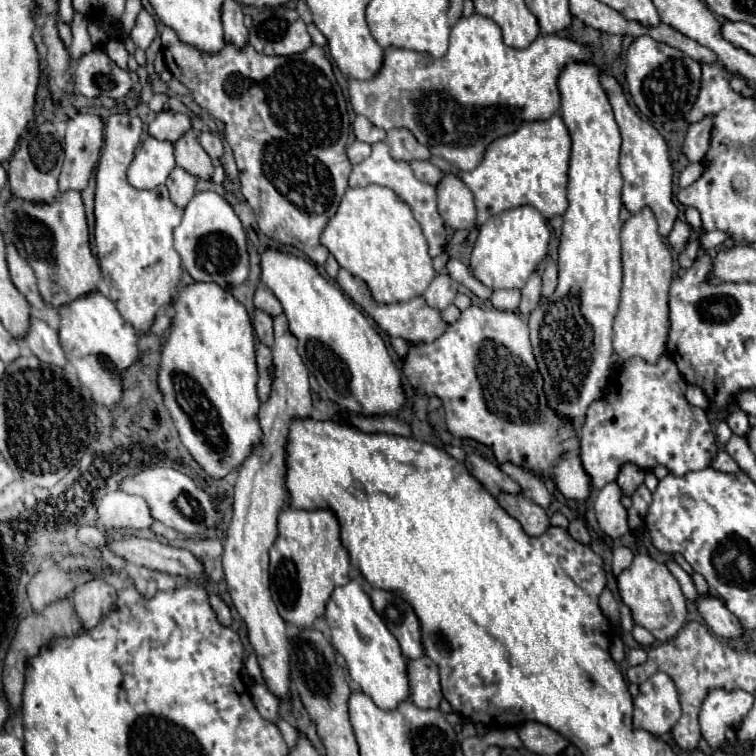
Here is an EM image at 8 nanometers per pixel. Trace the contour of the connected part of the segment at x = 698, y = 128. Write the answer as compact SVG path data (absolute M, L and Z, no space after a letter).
M710 117L690 125L690 129L684 137L684 145L682 145L682 153L688 157L690 163L700 163L704 153L708 151L710 129L712 129L712 119Z

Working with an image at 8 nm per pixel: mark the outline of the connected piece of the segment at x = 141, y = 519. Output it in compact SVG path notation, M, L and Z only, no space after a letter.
M124 491L108 493L98 505L98 525L102 529L148 529L154 523L148 503Z

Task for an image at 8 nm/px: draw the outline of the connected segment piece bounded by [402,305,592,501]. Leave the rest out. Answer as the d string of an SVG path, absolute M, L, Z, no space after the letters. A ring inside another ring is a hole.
M470 305L460 313L460 319L456 323L450 323L436 341L408 343L408 353L402 359L402 377L404 391L408 385L406 397L410 397L410 393L416 393L428 397L436 395L442 399L442 405L446 409L446 425L454 437L474 439L488 445L494 451L498 463L510 461L524 469L550 473L558 489L568 499L584 501L590 495L592 487L588 485L588 475L584 473L578 457L578 435L572 433L572 425L564 425L564 421L560 421L560 417L556 417L556 413L552 413L552 409L548 409L544 401L542 377L532 357L528 325L524 319L520 319L520 315ZM552 461L556 461L558 465L552 467Z

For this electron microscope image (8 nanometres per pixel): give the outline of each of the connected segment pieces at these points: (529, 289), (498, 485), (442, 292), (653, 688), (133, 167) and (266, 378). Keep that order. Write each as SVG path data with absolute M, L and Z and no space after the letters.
M532 273L532 277L528 279L528 283L522 289L522 301L520 301L520 313L524 317L528 317L532 313L532 309L536 309L538 301L540 301L540 287L542 287L542 279L538 273Z
M470 453L466 455L466 467L468 471L492 493L492 495L498 495L500 491L508 491L508 493L518 493L520 487L516 485L516 481L512 481L506 473L502 473L498 469L498 465L486 461L484 457L476 455L476 453Z
M436 275L430 287L424 291L424 299L430 307L442 311L446 309L456 297L456 285L450 279L450 275Z
M656 673L648 681L640 685L640 693L634 697L634 729L644 729L656 737L662 737L672 729L672 725L680 719L680 703L676 687L672 685L672 679L666 673Z
M146 137L134 161L128 167L128 183L136 189L154 189L166 183L170 171L176 167L172 143Z
M256 345L256 367L258 367L258 399L264 403L268 399L268 389L272 385L272 353L266 345Z

